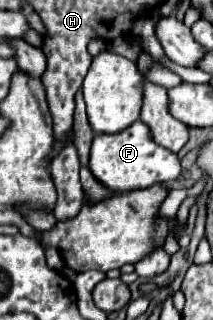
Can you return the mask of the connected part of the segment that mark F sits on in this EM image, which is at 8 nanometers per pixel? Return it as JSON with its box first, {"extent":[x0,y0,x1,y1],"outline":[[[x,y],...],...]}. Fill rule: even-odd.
{"extent":[90,121,180,191],"outline":[[[134,121],[120,133],[94,135],[90,149],[90,171],[100,183],[114,191],[134,191],[150,187],[154,183],[176,179],[180,175],[180,159],[150,137],[148,125],[144,125],[142,121]]]}

